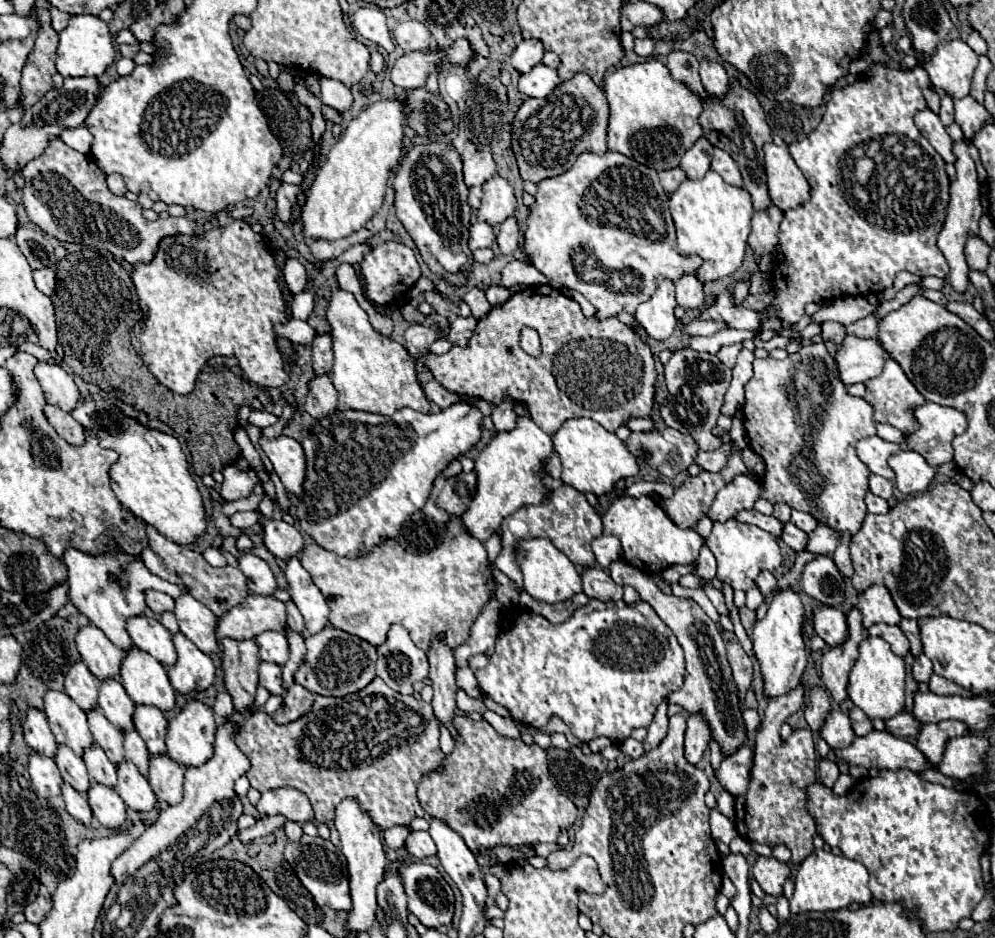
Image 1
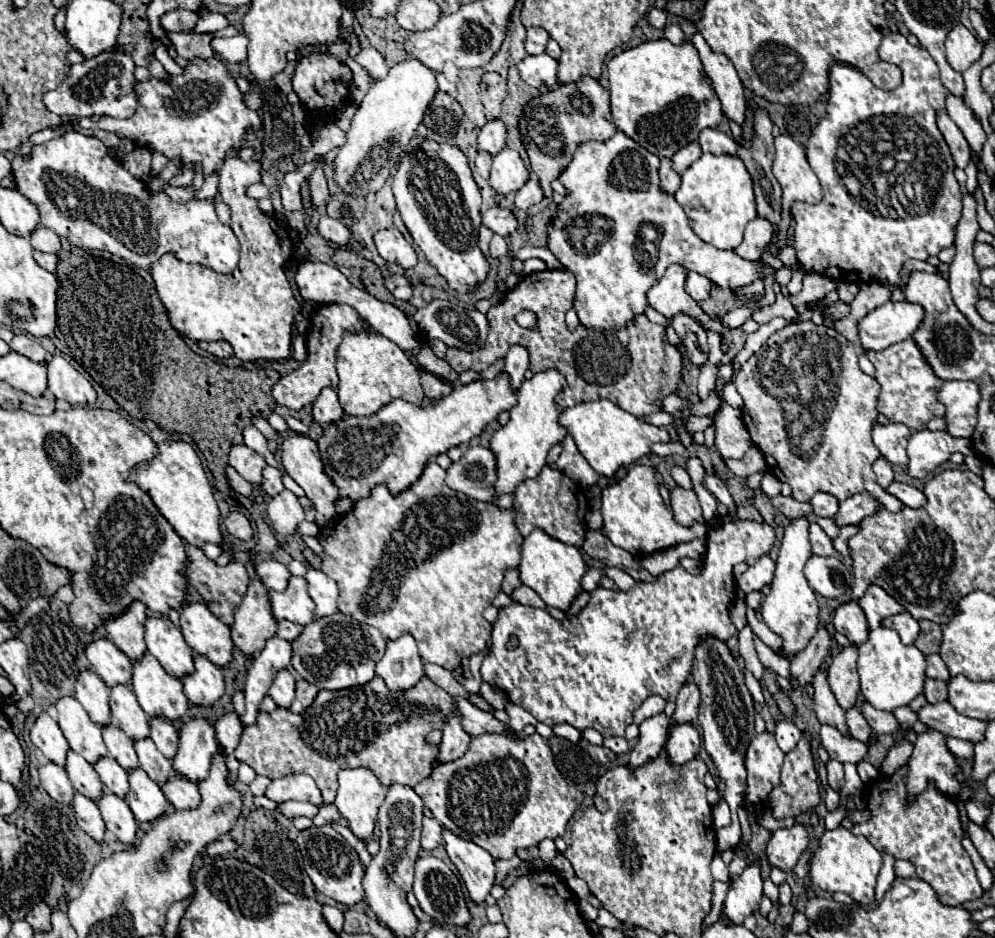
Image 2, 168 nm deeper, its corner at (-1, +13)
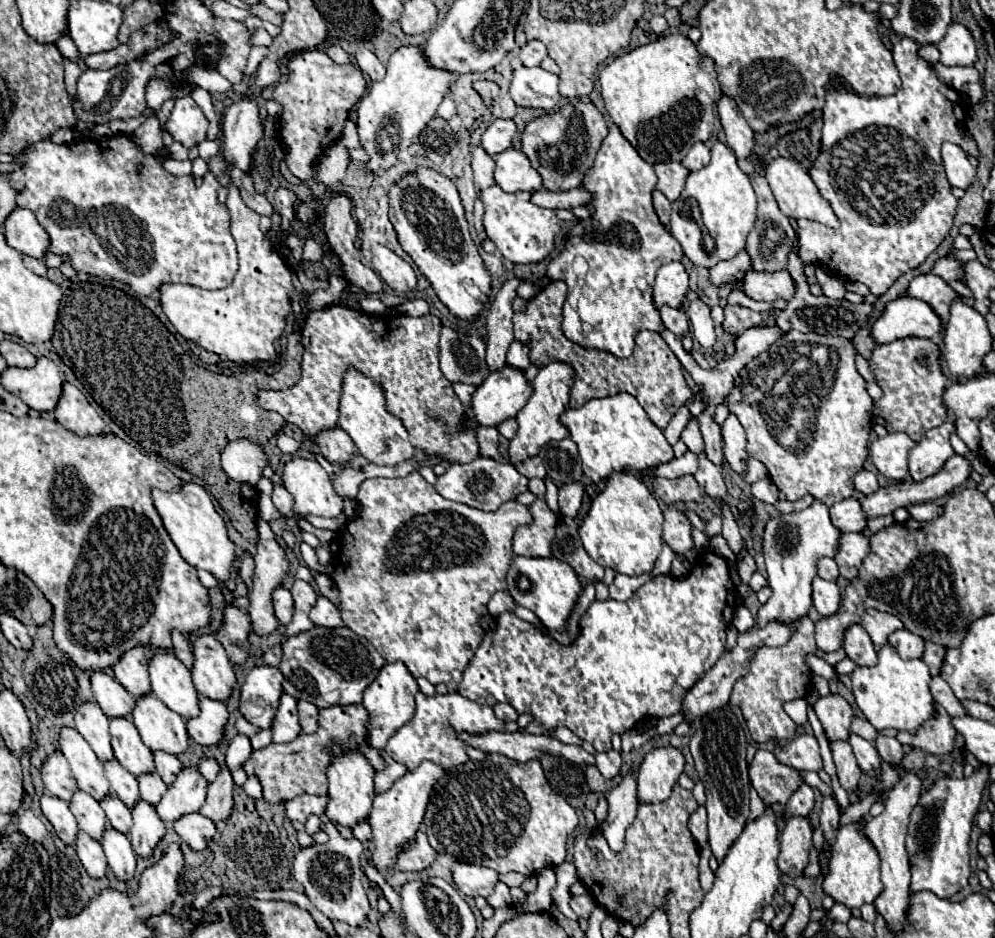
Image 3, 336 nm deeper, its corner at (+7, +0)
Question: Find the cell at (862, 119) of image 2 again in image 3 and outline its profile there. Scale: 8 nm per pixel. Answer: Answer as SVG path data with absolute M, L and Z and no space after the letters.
M901 38L893 46L893 60L903 78L903 86L893 96L861 98L851 90L843 90L839 84L835 84L827 94L827 104L823 108L825 126L821 154L817 156L817 162L813 162L809 174L817 188L821 188L823 198L833 206L841 226L827 228L811 220L797 220L799 258L805 264L823 264L835 276L863 282L875 296L885 294L901 274L923 264L953 226L957 198L951 194L951 184L943 172L941 144L973 142L971 148L977 150L979 158L977 142L963 132L963 120L969 108L965 110L961 94L943 84L931 64L919 56L921 48L923 44L911 38Z

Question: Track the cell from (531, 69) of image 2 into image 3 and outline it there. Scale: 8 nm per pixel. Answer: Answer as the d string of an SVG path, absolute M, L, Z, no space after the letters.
M521 66L513 72L509 94L517 106L553 110L561 100L559 78L543 68Z

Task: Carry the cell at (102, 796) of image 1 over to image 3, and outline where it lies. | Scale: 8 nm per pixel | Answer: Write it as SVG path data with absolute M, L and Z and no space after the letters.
M109 828L105 832L105 838L103 838L101 846L105 850L105 856L107 856L111 872L119 880L131 882L133 874L135 874L137 858L133 854L133 848L131 848L131 842L127 840L127 836L125 834L117 834L113 828Z

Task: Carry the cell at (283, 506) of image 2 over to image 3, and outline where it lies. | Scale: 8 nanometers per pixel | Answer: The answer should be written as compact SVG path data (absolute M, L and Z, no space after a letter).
M275 486L275 490L273 490L271 498L273 498L273 504L277 506L277 510L279 510L279 512L289 520L289 522L293 522L293 520L291 520L293 496L287 492L287 488L285 488L285 486Z

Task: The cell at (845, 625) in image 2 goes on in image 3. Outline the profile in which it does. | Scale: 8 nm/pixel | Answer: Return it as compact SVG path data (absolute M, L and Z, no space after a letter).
M851 626L845 632L843 648L847 656L857 664L857 666L875 666L877 664L877 650L869 638L869 634L861 626Z

